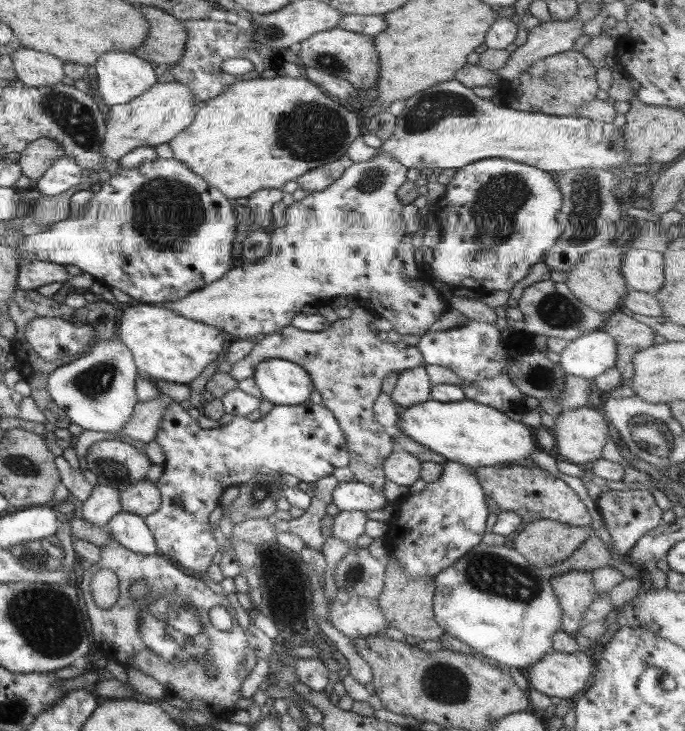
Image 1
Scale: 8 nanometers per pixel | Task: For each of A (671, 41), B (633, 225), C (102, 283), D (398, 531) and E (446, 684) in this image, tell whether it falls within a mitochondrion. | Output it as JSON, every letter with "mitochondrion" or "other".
{"A":"other","B":"other","C":"other","D":"other","E":"mitochondrion"}

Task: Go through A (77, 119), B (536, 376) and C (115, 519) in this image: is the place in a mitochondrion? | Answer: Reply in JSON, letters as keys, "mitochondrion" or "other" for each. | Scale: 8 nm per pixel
{"A":"mitochondrion","B":"mitochondrion","C":"other"}

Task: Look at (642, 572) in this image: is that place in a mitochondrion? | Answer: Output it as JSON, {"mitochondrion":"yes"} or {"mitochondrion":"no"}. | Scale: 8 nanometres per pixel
{"mitochondrion":"no"}

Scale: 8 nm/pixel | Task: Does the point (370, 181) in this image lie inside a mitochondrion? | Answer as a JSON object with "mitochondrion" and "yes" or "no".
{"mitochondrion":"yes"}

